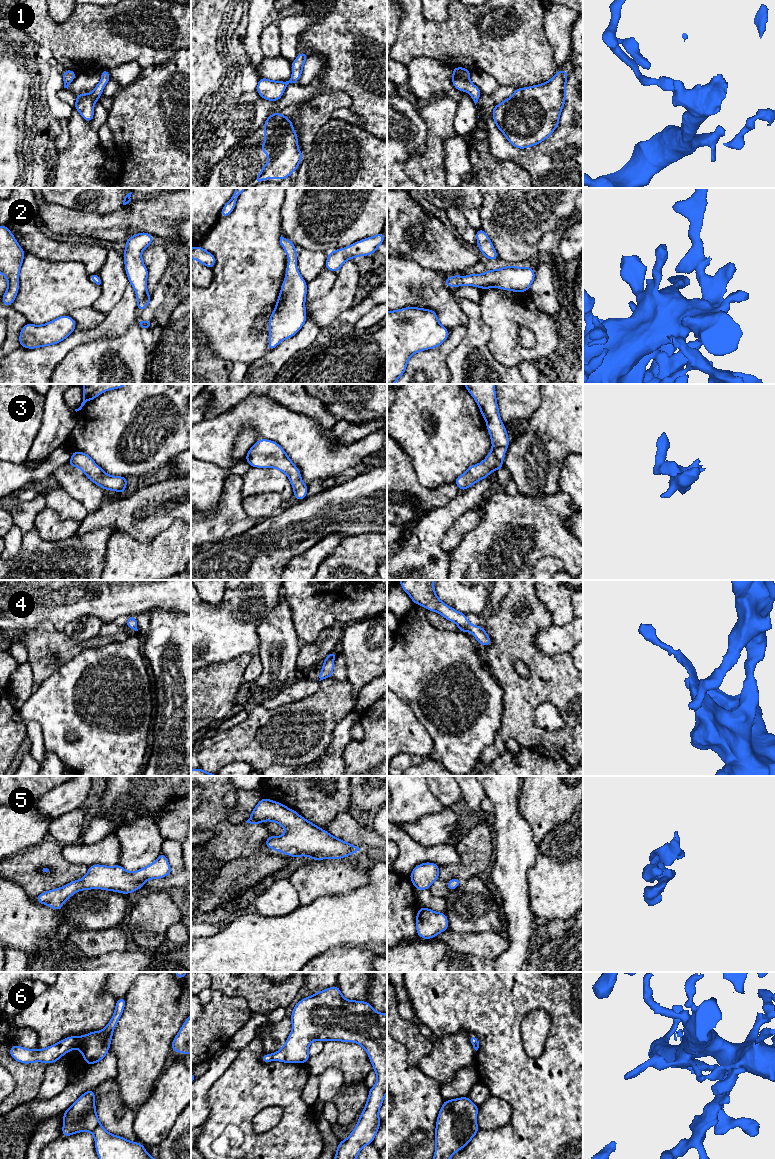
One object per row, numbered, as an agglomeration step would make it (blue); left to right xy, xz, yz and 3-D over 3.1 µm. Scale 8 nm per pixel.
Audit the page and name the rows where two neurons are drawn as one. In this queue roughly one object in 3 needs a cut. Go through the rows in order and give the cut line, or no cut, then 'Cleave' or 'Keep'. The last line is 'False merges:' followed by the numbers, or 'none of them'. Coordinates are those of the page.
1: No split. Keep
2: No split. Keep
3: No split. Keep
4: No split. Keep
5: No split. Keep
6: No split. Keep
False merges: none of them

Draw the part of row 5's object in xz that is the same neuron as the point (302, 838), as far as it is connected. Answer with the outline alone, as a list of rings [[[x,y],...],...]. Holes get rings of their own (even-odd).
[[[268,798],[258,802],[246,822],[261,824],[263,821],[278,823],[286,829],[286,833],[279,837],[268,837],[265,845],[293,858],[308,856],[312,860],[341,859],[360,850],[357,846],[332,836],[295,810]]]

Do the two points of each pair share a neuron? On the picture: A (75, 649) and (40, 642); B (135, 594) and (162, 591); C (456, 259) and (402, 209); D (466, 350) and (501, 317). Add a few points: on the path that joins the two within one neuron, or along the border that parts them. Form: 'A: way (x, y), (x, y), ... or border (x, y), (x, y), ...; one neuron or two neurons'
A: way (66, 649), (49, 648); one neuron
B: way (142, 591), (155, 591); one neuron
C: way (443, 246), (423, 226), (419, 226), (415, 222); one neuron
D: border (480, 307), (491, 352); two neurons

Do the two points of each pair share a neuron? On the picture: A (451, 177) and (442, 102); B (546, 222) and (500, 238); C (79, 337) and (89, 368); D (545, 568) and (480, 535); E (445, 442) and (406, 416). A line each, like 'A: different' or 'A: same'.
A: different
B: same
C: different
D: different
E: same

